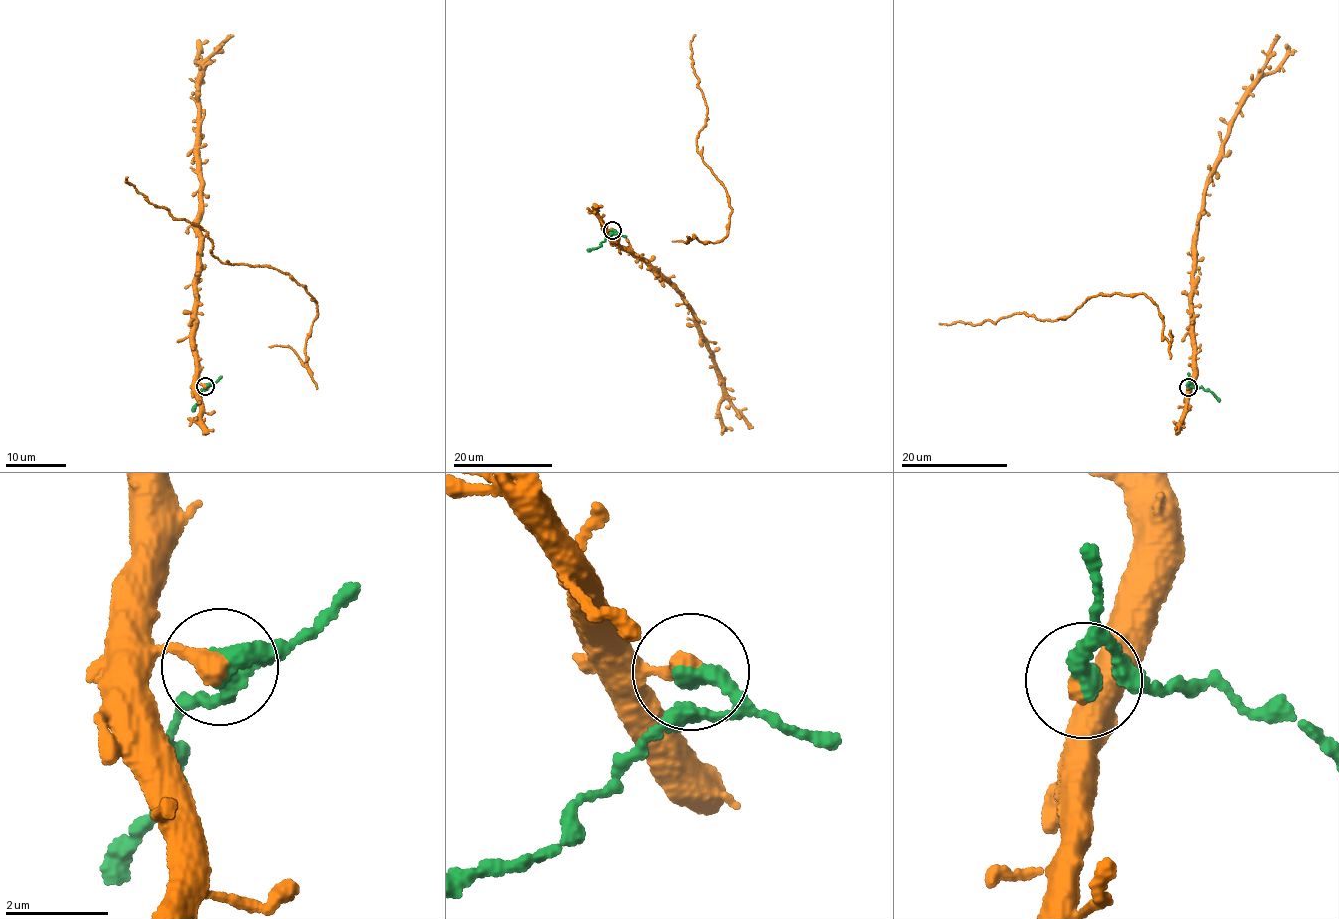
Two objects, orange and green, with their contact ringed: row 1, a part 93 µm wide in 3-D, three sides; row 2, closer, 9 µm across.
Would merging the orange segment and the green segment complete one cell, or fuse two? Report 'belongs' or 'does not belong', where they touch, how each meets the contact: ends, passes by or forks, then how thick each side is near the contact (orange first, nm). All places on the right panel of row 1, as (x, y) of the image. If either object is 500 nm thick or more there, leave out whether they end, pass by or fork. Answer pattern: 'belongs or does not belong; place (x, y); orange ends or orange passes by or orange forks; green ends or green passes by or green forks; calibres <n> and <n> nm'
belongs; place (1188, 387); orange ends; green ends; calibres 360 and 440 nm

